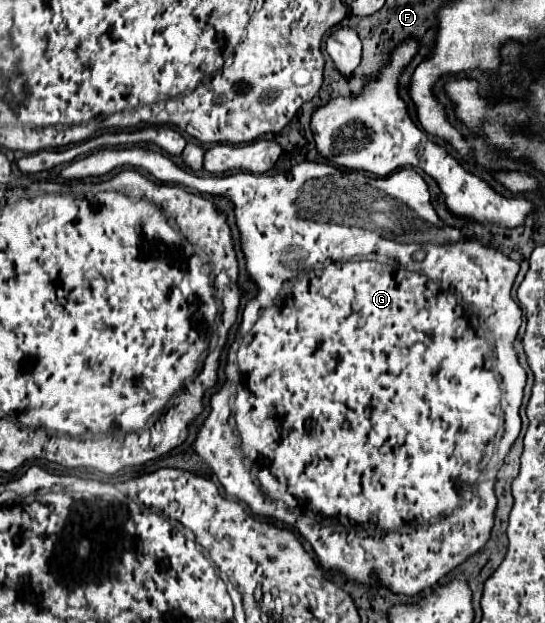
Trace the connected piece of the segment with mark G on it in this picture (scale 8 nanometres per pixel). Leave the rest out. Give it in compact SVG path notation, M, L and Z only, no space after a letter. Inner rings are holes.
M104 148L80 160L70 162L60 172L60 176L64 180L98 178L98 176L110 174L116 168L142 168L148 174L152 174L156 180L160 180L162 184L182 184L196 192L206 192L210 196L226 198L234 206L236 226L240 230L242 254L246 260L246 272L250 280L256 284L256 294L248 298L246 308L242 312L237 337L228 347L225 367L228 380L220 390L216 390L210 396L210 414L200 424L196 432L196 440L192 442L192 450L198 454L198 458L202 458L210 466L214 476L224 486L226 494L236 496L242 502L246 502L252 508L252 512L260 518L270 518L270 520L296 528L300 536L310 542L314 554L318 556L320 566L326 572L336 572L356 586L368 586L368 588L382 586L382 588L388 588L392 594L418 596L420 592L438 584L440 578L444 578L454 568L458 568L466 558L482 550L494 528L494 510L497 507L494 492L496 474L522 428L520 406L522 406L522 394L526 386L526 372L520 366L518 354L514 348L520 322L522 322L522 312L510 296L512 282L520 268L518 262L514 262L512 258L508 258L506 254L502 254L500 250L492 246L480 244L476 238L466 238L458 228L444 224L430 202L428 184L422 180L418 172L408 170L408 168L396 170L384 178L370 178L370 184L374 184L374 188L382 188L382 192L390 192L390 196L394 196L394 200L402 200L406 208L414 208L414 216L418 216L422 224L430 224L430 228L438 228L438 232L442 232L442 240L422 240L422 244L394 244L394 240L382 240L378 232L366 232L366 228L346 228L346 224L330 224L330 220L306 220L306 216L302 216L302 204L298 204L298 196L302 196L302 184L310 184L310 180L314 180L314 184L330 184L330 180L338 176L338 168L330 164L302 162L294 166L290 172L274 174L274 176L266 176L266 174L256 176L248 172L236 172L236 174L220 176L220 178L218 176L200 178L178 168L168 156L160 152L148 152L142 148L122 148L122 150ZM368 254L388 254L388 258L386 260L366 258ZM232 396L234 396L232 410L234 410L234 420L236 420L236 430L240 434L242 450L240 448L236 450L232 430L228 426L228 418L230 418L228 402Z

